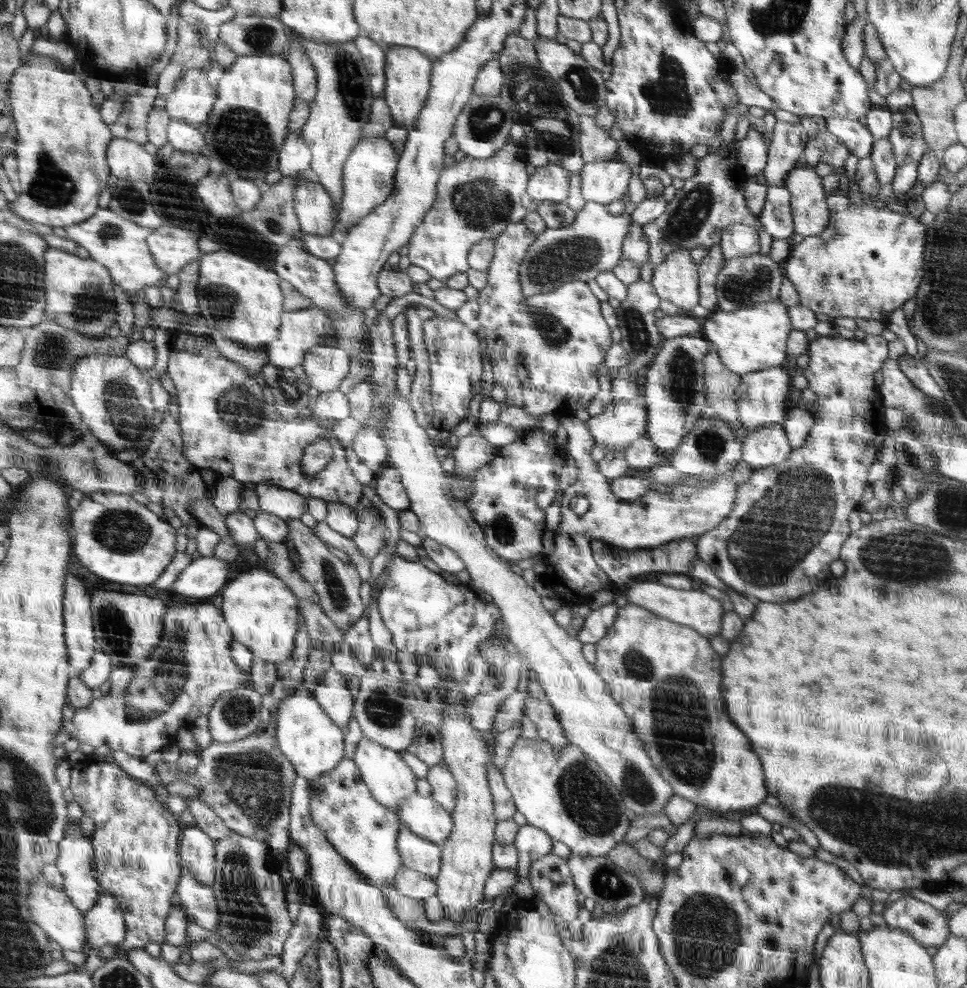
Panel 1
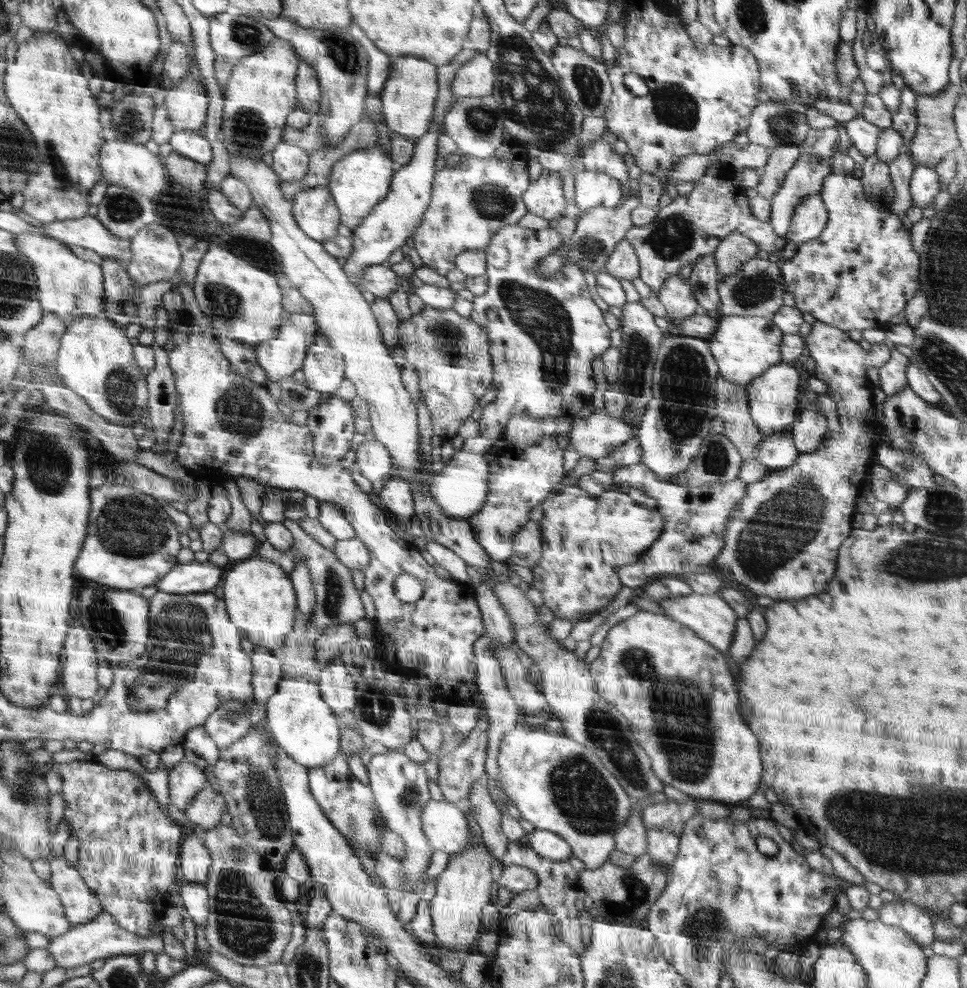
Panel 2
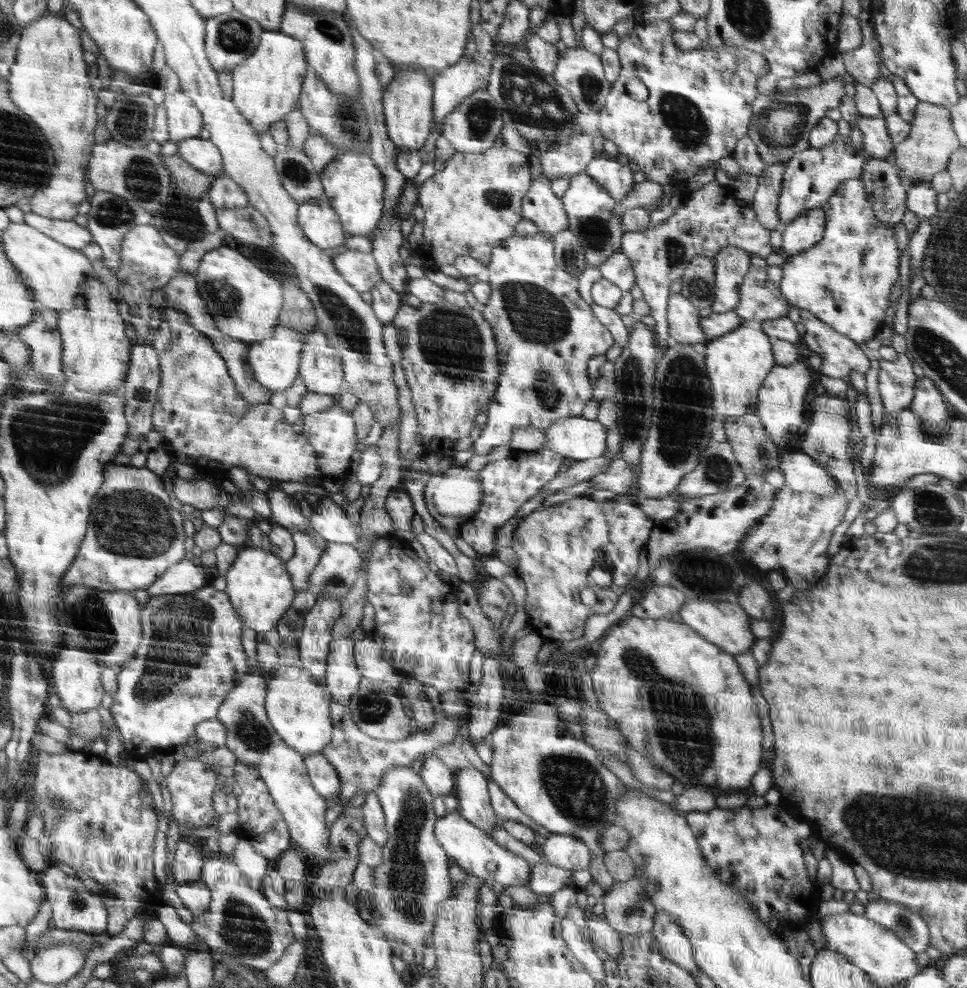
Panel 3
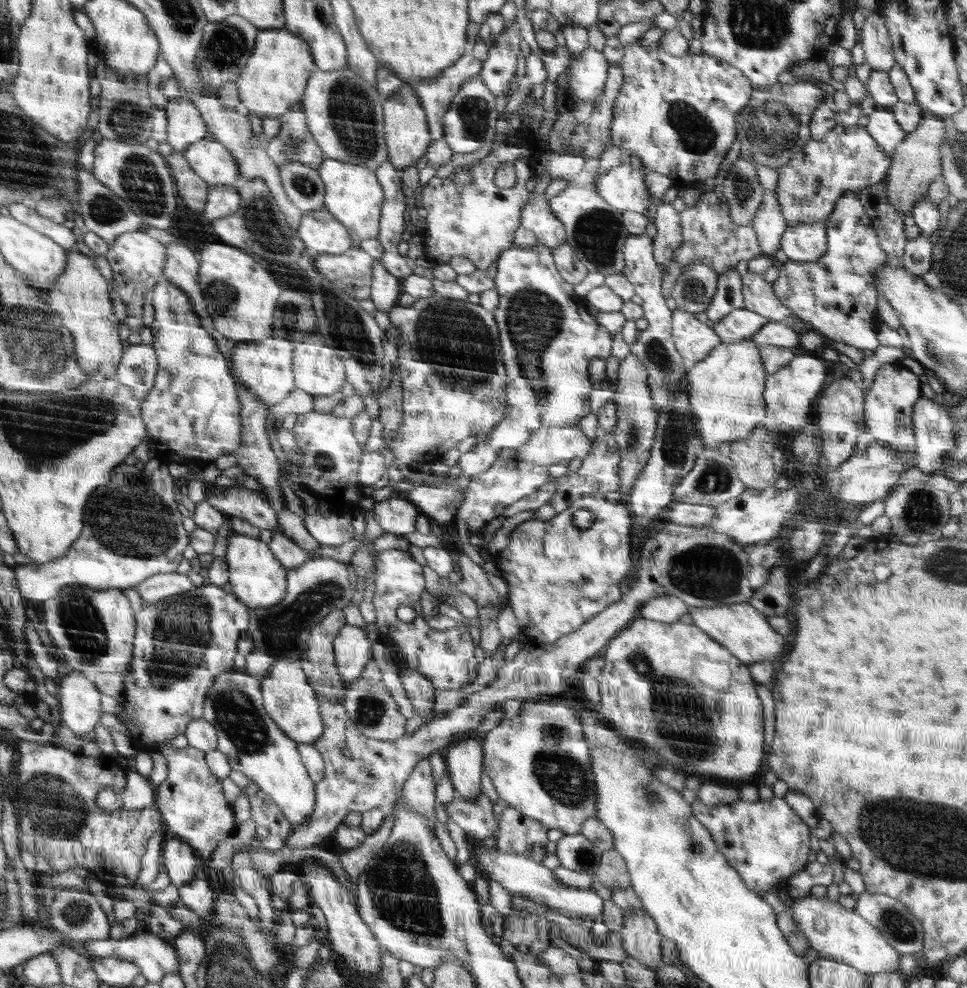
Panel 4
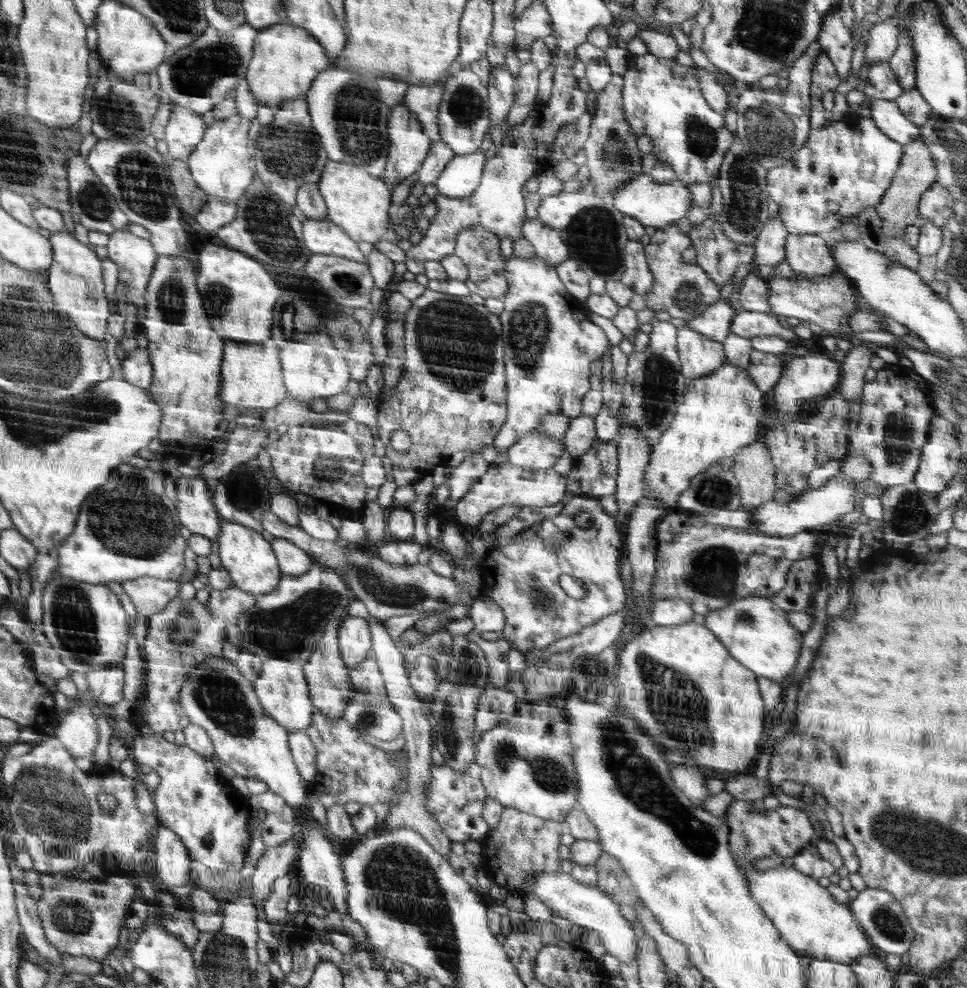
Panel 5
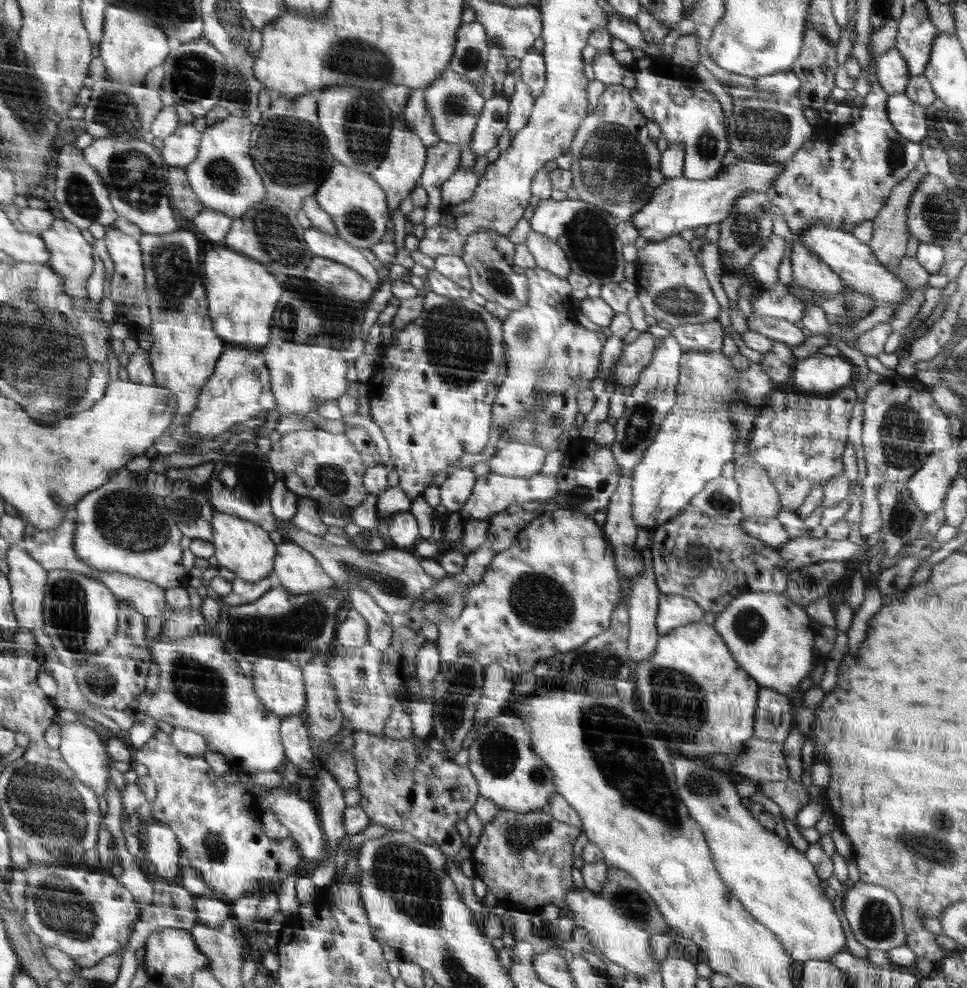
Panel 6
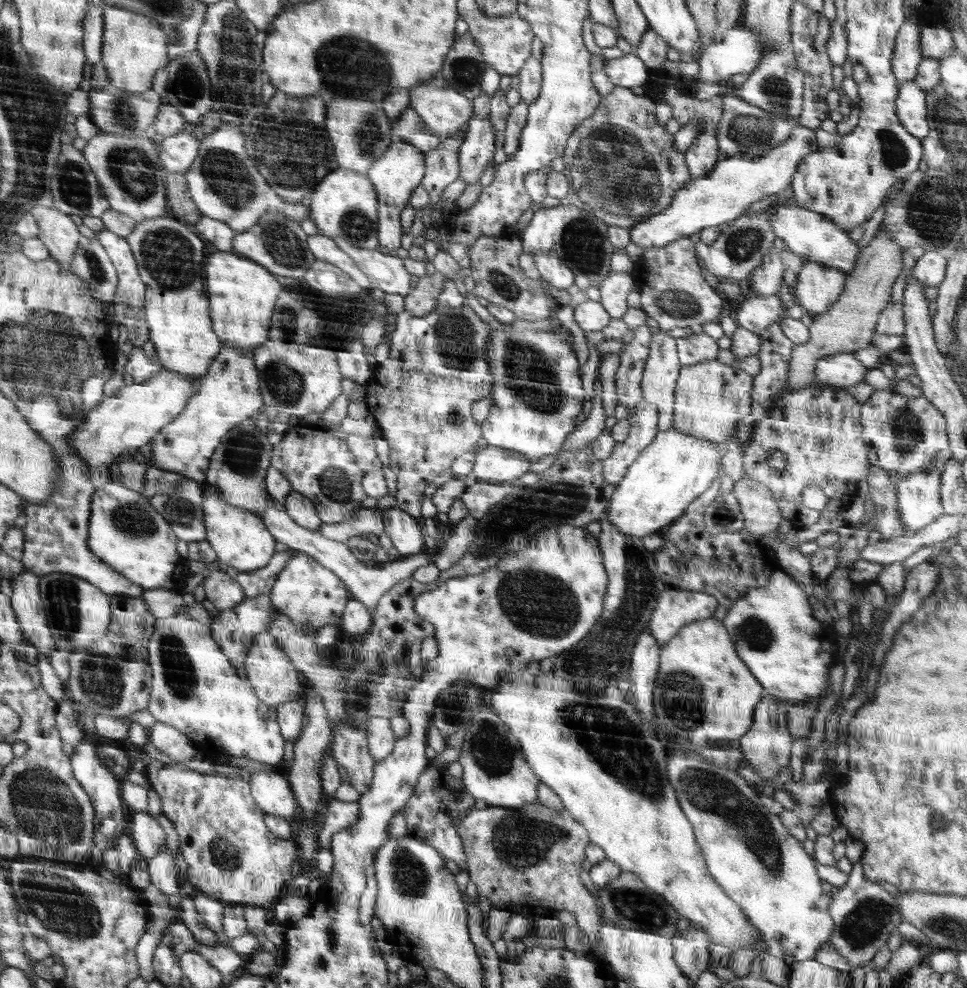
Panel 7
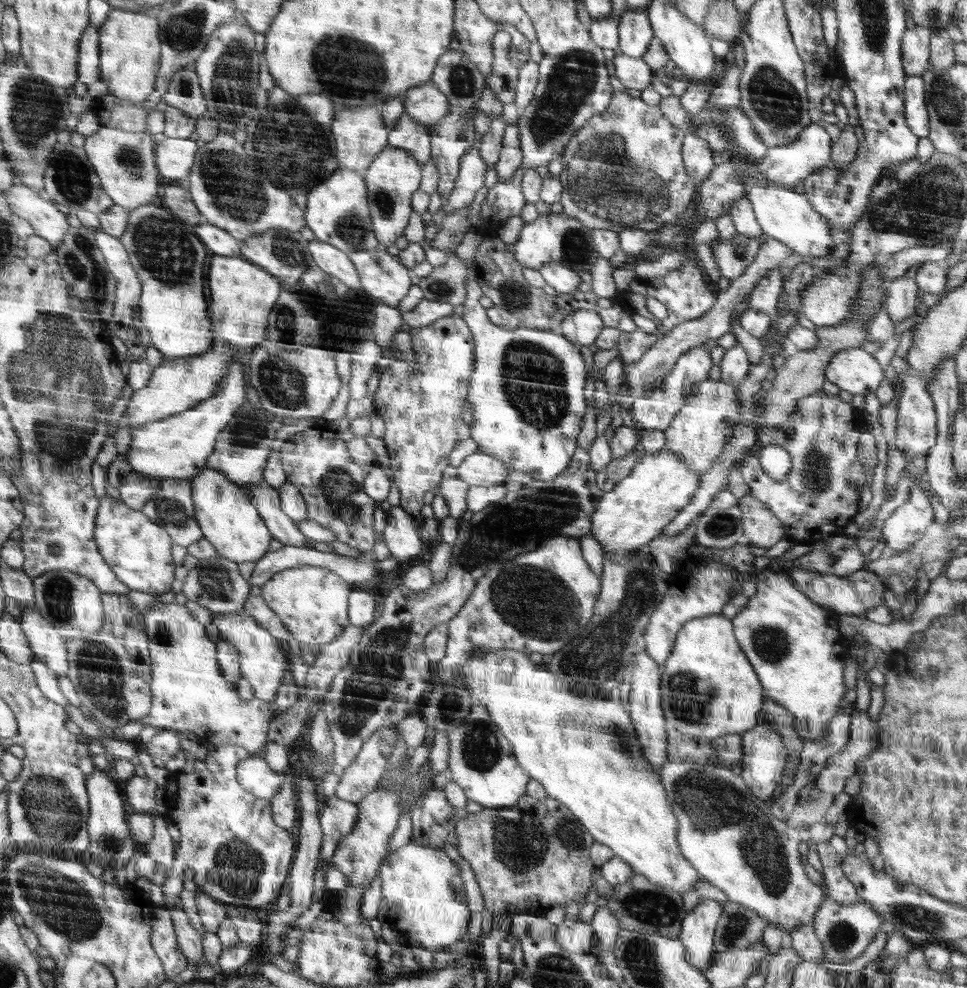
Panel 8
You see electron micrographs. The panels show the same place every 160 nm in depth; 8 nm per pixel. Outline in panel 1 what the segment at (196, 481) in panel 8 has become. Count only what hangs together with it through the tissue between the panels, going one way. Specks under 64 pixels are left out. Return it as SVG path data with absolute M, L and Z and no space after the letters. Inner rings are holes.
M263 566L243 570L235 579L230 581L222 592L222 608L225 622L233 630L234 641L244 643L253 654L253 658L259 658L266 662L280 662L290 659L290 652L294 650L294 634L299 630L298 622L298 597L292 590L288 590L285 581L278 580L273 572L266 570Z

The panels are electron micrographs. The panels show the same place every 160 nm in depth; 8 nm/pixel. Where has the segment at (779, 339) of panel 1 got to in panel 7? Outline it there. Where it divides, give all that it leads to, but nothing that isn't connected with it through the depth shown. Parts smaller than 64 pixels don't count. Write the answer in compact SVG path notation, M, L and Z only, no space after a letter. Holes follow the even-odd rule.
M676 427L657 432L654 440L628 467L625 478L615 486L603 516L622 534L642 538L662 533L670 524L680 520L689 506L709 490L722 469L723 449L716 443L684 434Z

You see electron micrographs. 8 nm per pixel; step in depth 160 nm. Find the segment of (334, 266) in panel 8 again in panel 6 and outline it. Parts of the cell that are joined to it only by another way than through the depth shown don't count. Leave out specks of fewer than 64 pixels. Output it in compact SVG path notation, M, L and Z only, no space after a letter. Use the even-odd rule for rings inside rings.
M314 227L305 229L304 237L309 249L316 256L345 264L352 270L359 272L372 288L375 290L380 288L382 281L378 278L378 273L376 273L374 266L362 254L360 248L346 242L338 234L331 235Z

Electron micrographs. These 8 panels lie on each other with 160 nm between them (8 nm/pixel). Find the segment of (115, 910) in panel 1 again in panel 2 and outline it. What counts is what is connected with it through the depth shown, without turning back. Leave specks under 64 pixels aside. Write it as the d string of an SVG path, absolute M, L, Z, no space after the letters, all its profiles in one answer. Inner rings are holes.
M104 910L94 920L74 925L69 932L52 938L46 950L51 954L55 965L54 968L64 970L74 969L84 964L92 963L97 959L108 959L118 955L136 955L139 952L152 951L155 954L162 953L165 942L161 936L142 937L136 933L122 928L117 920Z

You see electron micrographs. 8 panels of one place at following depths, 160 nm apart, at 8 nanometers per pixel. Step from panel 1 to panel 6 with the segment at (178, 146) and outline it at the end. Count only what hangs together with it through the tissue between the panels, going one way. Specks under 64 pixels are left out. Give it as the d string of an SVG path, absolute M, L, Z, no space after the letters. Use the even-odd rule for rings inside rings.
M228 116L202 132L201 152L185 171L192 190L200 202L212 210L240 218L267 196L264 180L258 174L252 157L252 122L246 118Z

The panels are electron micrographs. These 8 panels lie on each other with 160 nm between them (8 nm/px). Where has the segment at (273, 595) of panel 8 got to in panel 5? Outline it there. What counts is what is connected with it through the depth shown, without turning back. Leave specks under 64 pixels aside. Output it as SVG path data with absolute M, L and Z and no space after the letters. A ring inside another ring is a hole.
M276 537L273 541L277 563L282 575L300 576L314 566L315 560L289 540Z

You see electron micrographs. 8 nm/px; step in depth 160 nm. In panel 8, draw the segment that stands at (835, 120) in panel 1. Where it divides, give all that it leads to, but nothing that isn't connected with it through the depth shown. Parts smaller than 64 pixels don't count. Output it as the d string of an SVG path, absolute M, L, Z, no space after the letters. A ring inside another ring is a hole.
M907 76L905 80L904 116L906 124L918 138L927 137L930 132L929 116L926 110L924 84L921 76Z

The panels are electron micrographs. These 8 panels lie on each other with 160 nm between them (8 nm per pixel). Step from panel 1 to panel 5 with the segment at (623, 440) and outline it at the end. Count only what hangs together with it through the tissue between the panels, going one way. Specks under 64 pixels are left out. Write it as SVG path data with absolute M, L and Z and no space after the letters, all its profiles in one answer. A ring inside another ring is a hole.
M533 431L504 451L508 454L508 463L543 471L553 468L558 457L564 454L565 446L563 440L557 441L546 433Z

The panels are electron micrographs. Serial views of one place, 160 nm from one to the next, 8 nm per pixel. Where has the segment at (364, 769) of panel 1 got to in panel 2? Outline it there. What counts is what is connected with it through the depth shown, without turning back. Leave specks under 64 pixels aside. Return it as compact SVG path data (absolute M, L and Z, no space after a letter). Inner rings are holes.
M402 750L389 751L383 754L373 754L368 762L368 782L372 788L375 802L380 812L385 816L387 828L399 834L406 845L405 856L400 860L405 872L405 893L420 893L422 886L427 882L426 870L434 853L429 845L425 831L421 827L421 814L428 804L428 778L425 767L412 762L410 757Z

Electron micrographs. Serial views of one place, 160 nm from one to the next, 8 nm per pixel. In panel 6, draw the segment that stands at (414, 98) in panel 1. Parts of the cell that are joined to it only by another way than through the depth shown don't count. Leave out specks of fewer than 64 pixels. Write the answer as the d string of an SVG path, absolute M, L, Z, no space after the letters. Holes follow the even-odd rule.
M400 113L393 119L392 141L388 157L374 170L374 180L382 182L382 190L385 191L389 210L399 208L400 202L416 189L416 182L421 180L421 174L425 170L425 161L428 159L428 148L422 143L421 138L414 134L405 123L403 114Z

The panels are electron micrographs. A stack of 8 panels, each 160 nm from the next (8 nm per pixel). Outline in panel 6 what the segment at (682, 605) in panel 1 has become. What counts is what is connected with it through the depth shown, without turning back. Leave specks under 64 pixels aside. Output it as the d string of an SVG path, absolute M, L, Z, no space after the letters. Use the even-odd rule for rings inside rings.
M786 591L739 594L716 616L714 628L725 639L734 660L760 687L774 688L788 696L811 674L816 628L810 623L805 607L796 606Z

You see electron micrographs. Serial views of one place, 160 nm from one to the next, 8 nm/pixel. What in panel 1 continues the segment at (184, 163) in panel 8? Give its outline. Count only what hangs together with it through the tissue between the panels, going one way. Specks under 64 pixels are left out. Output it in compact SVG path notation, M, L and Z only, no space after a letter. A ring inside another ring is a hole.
M188 70L176 82L174 90L164 96L165 109L171 120L193 124L203 124L208 114L213 112L216 90L208 84L208 78L200 70Z

